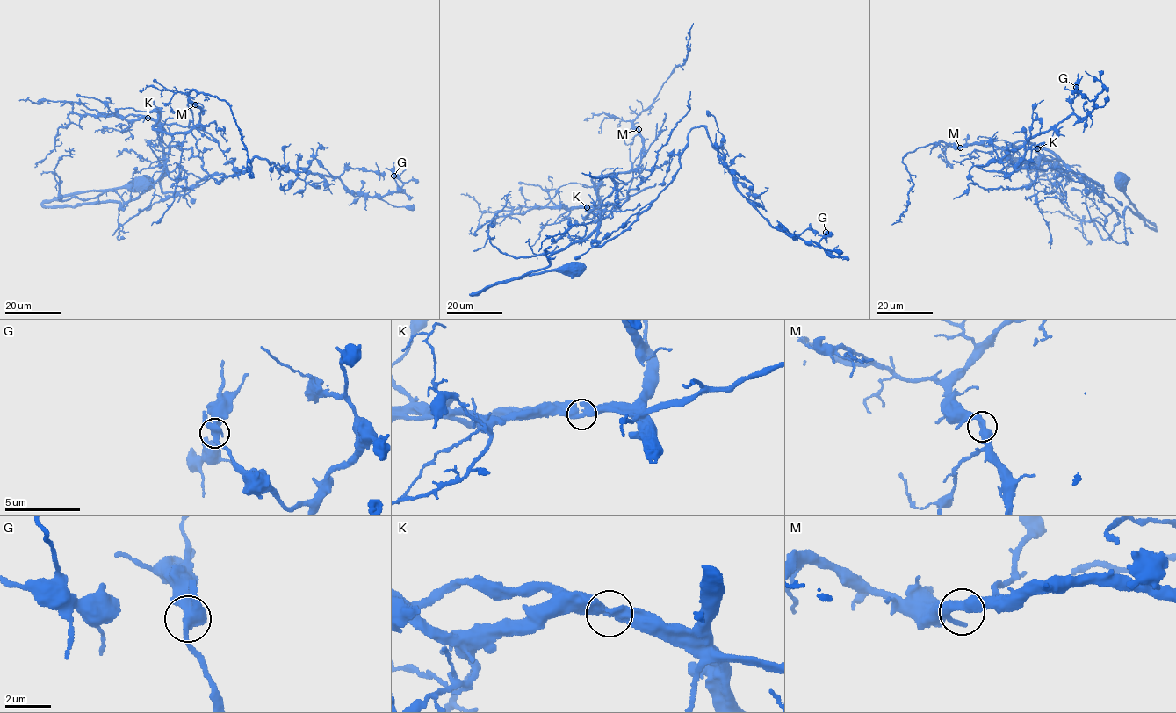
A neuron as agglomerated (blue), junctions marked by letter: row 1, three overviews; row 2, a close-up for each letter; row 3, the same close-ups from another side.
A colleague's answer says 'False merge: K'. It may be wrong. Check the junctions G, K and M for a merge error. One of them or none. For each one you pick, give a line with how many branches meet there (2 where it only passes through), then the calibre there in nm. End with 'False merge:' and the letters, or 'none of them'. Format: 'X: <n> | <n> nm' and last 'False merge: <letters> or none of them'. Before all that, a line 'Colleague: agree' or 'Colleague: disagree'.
Colleague: agree
K: 2 | 460 nm
False merge: K

